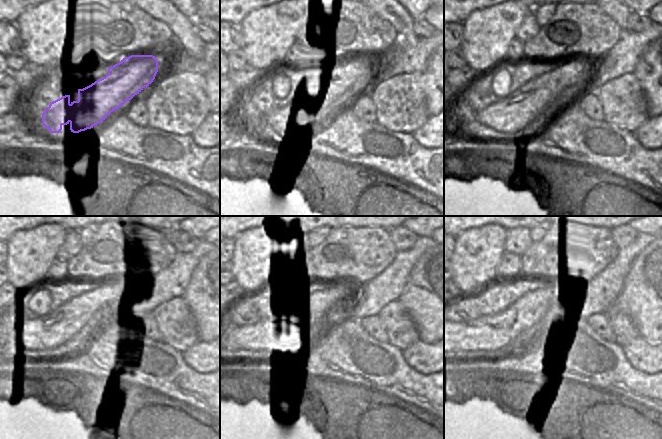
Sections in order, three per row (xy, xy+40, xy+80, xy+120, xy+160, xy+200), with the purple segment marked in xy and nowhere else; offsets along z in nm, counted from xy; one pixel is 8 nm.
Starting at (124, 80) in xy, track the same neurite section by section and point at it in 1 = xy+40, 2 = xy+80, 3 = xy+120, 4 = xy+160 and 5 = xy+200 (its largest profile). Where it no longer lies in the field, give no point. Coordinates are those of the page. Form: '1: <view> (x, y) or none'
1: xy+40 (342, 82)
2: xy+80 (511, 115)
3: xy+120 (71, 317)
4: xy+160 (277, 333)
5: xy+200 (493, 333)

